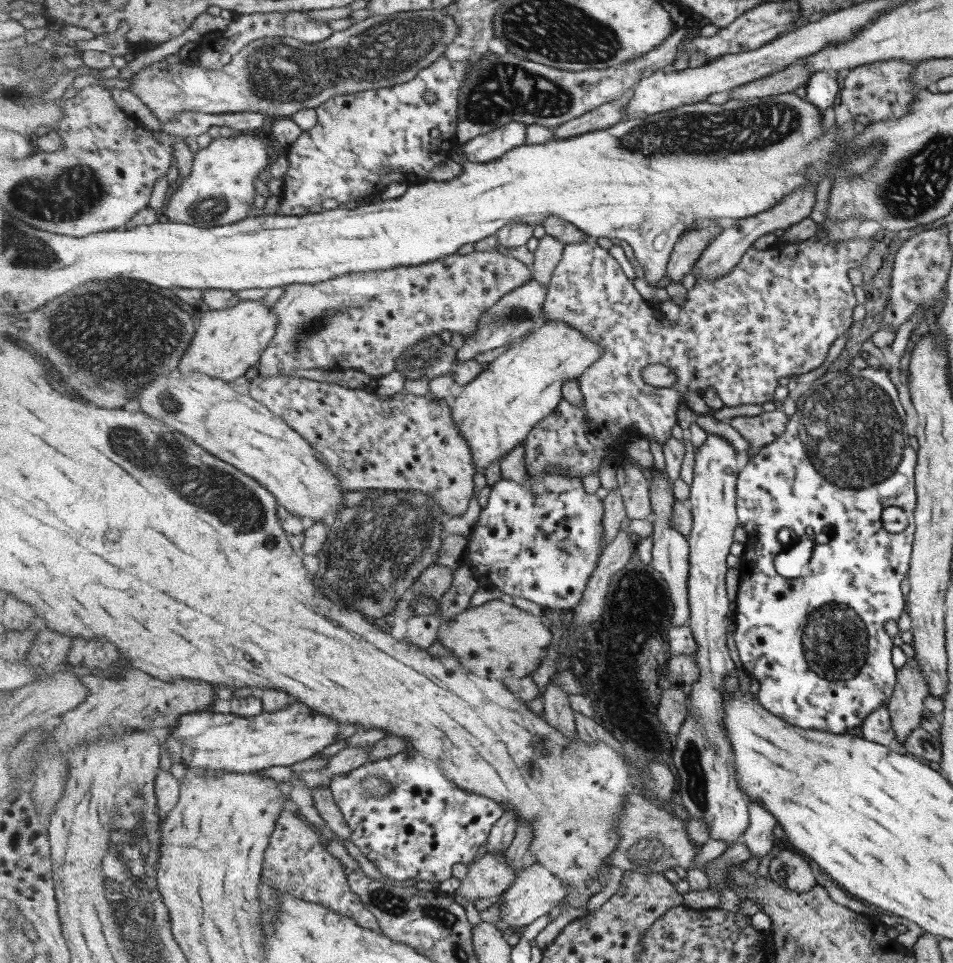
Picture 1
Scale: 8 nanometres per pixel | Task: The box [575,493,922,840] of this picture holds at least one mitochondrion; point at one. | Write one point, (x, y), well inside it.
(835, 641)

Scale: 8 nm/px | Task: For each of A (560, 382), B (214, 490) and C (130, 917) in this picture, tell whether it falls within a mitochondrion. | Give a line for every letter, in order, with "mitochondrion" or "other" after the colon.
A: other
B: mitochondrion
C: mitochondrion

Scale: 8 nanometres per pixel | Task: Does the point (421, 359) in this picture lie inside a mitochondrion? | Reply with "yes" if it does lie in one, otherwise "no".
yes

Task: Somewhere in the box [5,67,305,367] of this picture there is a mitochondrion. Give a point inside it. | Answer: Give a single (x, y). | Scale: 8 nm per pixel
(68, 194)

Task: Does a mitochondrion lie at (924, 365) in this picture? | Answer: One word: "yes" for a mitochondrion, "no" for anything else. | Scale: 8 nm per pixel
no

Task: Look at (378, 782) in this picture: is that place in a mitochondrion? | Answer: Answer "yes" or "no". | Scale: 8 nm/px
yes

